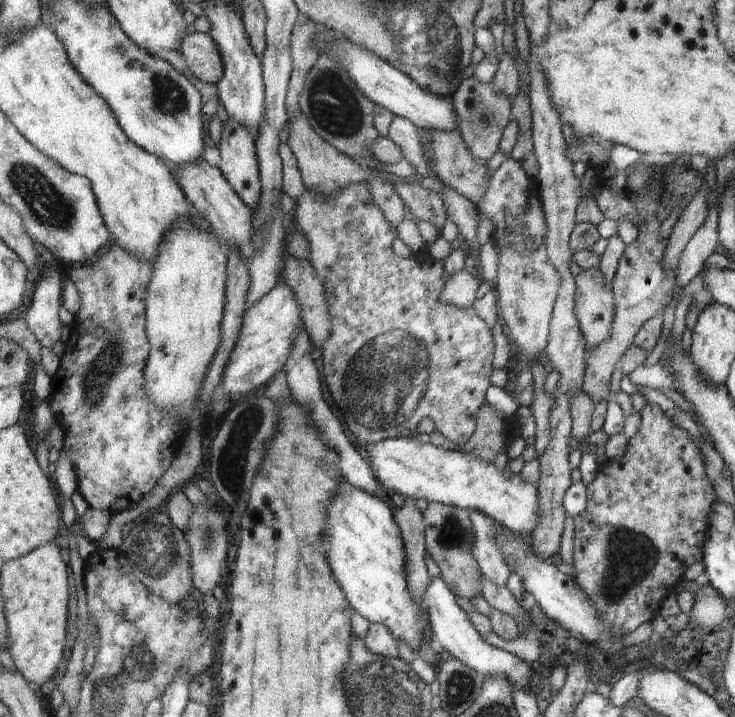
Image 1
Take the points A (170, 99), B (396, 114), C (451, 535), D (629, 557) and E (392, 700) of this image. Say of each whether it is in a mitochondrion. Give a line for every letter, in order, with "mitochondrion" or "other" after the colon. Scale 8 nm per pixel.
A: mitochondrion
B: other
C: mitochondrion
D: mitochondrion
E: mitochondrion

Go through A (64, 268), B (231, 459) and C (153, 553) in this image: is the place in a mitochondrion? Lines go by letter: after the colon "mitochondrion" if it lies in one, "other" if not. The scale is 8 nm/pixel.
A: other
B: mitochondrion
C: mitochondrion

